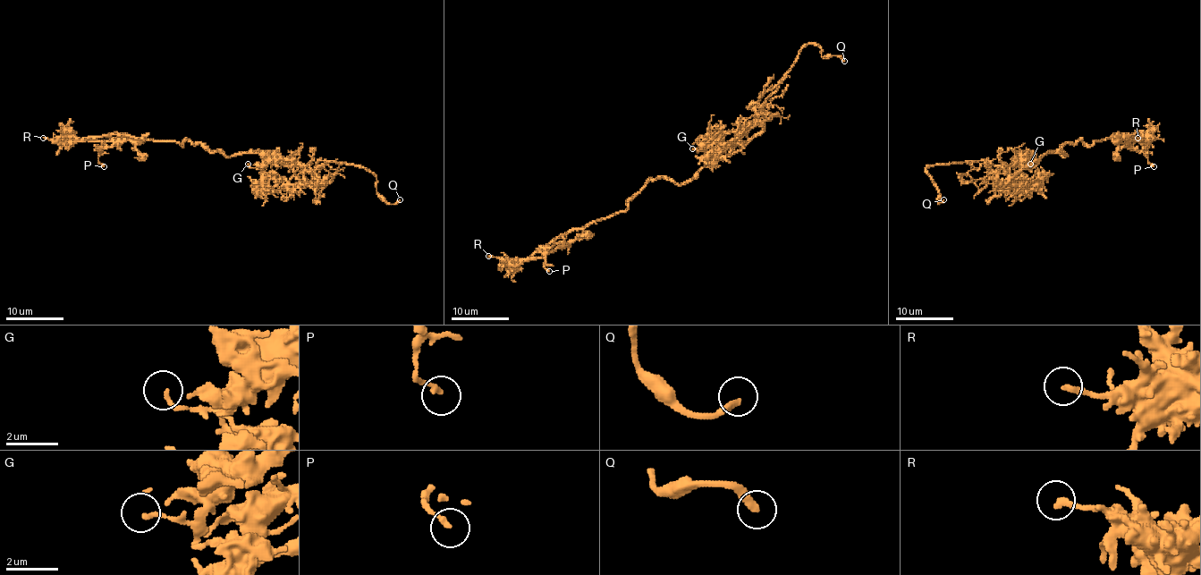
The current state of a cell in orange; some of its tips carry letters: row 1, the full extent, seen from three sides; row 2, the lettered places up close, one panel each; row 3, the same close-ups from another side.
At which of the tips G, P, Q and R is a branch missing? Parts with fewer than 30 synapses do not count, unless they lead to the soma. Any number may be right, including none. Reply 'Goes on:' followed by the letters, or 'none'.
Goes on: Q

